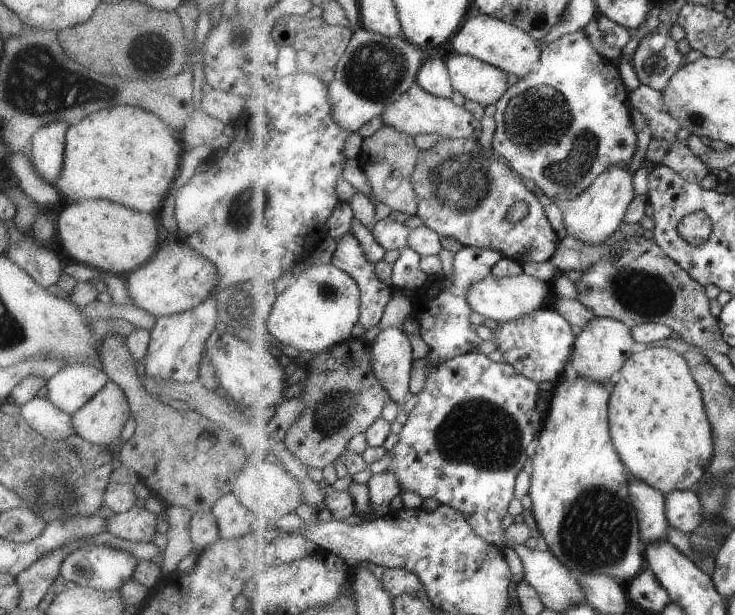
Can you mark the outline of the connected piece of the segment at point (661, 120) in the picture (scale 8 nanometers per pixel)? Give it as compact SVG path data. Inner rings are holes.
M642 84L630 93L630 104L648 120L652 138L669 141L672 146L682 126L679 119L667 110L663 95L663 91Z

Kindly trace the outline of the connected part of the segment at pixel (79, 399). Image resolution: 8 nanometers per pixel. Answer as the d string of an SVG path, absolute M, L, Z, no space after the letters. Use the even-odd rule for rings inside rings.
M65 365L46 380L46 397L60 411L73 414L108 381L101 367Z

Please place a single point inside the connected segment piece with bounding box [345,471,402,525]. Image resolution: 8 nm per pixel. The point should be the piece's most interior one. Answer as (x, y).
(384, 486)

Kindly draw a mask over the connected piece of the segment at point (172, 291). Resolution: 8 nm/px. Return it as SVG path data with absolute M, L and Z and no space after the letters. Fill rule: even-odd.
M175 236L169 242L165 242L157 252L154 252L153 257L123 278L132 304L155 318L189 310L215 290L218 282L215 267L180 238Z

